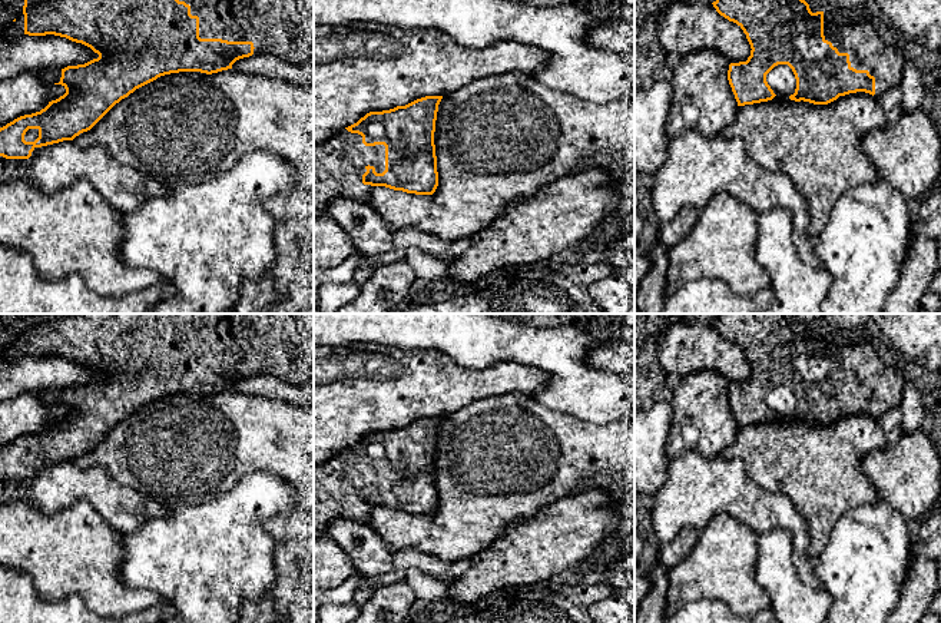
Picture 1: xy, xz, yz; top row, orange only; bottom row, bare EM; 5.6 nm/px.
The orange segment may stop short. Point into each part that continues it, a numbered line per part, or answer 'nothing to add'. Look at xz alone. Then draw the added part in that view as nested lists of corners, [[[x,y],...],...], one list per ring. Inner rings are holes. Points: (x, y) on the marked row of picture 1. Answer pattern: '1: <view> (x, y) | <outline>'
1: xz (340, 161) | [[[341,129],[314,145],[314,219],[328,215],[329,205],[339,198],[368,202],[374,189],[374,186],[362,183],[362,175],[368,165],[374,166],[377,173],[385,170],[385,146],[365,146],[361,135],[347,129]]]

